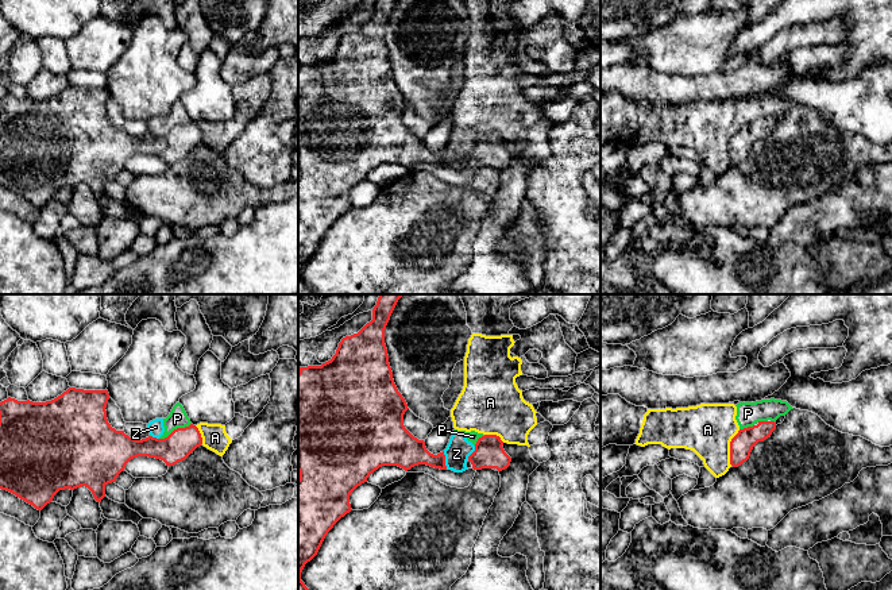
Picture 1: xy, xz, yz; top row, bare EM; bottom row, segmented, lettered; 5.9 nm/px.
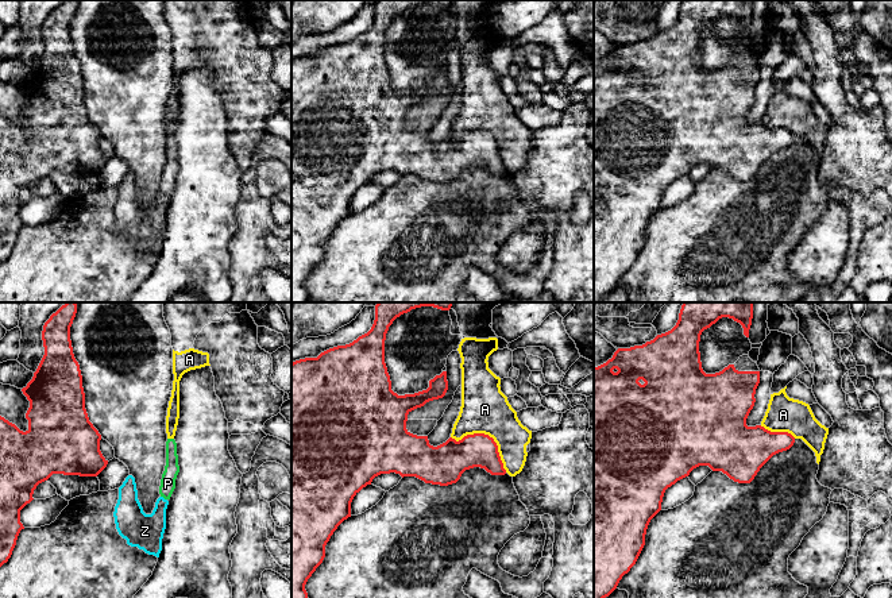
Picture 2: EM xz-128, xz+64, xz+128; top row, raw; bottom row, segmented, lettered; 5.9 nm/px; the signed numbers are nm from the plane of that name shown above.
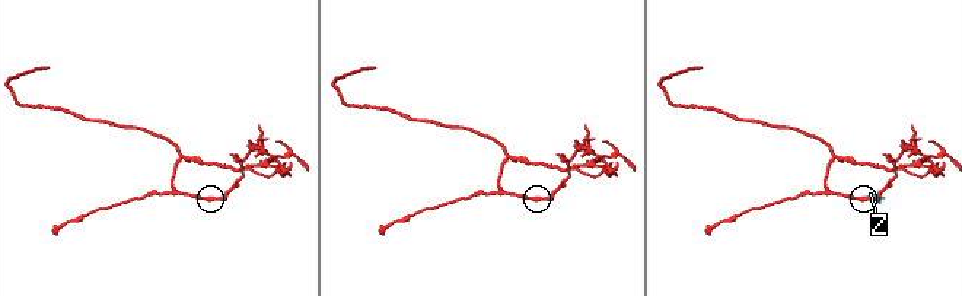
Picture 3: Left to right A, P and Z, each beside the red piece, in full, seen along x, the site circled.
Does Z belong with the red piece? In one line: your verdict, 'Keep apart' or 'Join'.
Keep apart

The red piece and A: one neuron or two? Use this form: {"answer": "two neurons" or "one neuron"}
{"answer": "two neurons"}

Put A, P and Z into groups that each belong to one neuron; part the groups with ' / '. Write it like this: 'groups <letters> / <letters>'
groups A P Z

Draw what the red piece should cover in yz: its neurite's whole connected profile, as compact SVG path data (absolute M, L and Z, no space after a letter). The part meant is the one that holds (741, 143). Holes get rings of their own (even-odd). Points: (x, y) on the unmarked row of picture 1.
M758 119L757 123L740 127L730 139L730 162L738 165L746 159L753 144L768 136L775 127L775 119Z

